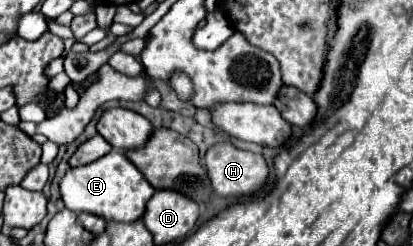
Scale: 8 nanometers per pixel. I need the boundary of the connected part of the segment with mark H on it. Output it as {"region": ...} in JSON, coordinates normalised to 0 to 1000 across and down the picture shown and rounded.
{"region":[[[525,577],[496,618],[501,715],[530,797],[584,797],[622,772],[651,691],[632,626],[569,602],[559,577]]]}

